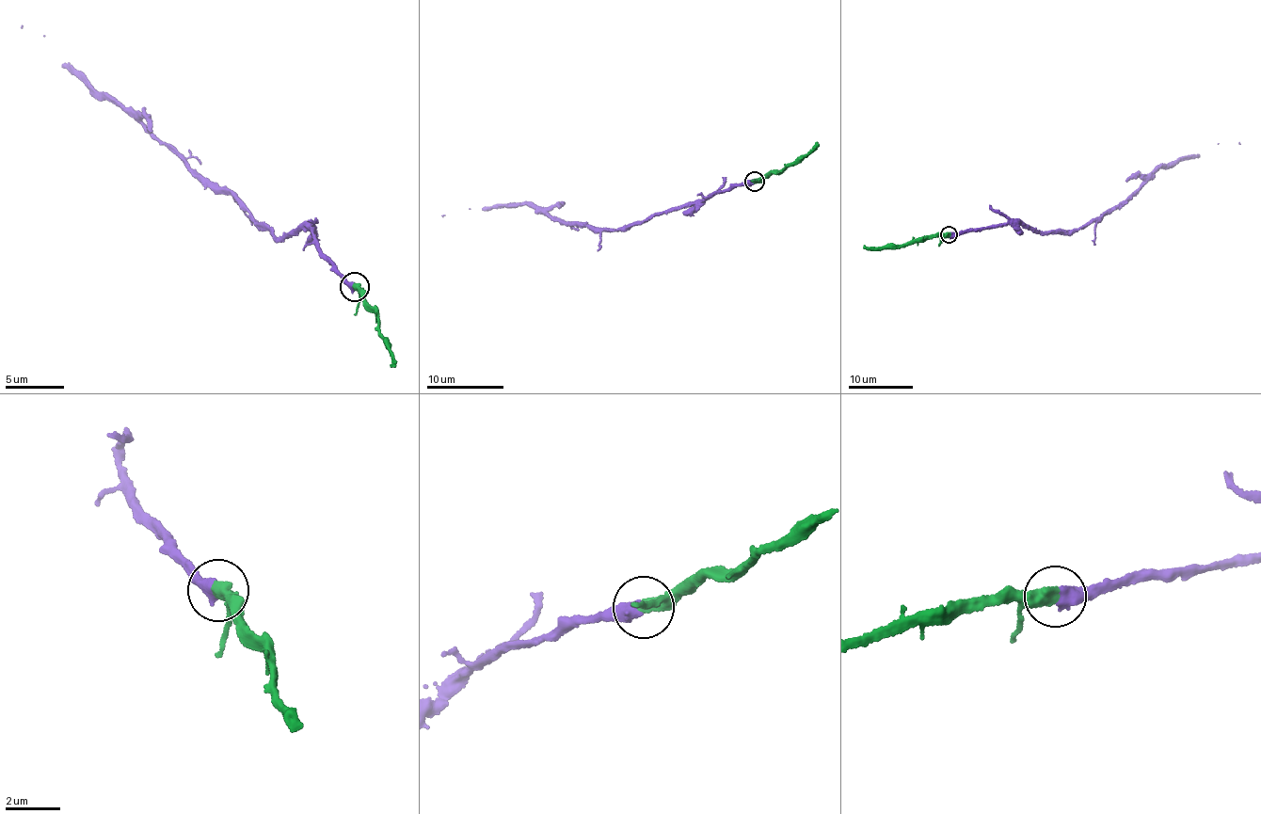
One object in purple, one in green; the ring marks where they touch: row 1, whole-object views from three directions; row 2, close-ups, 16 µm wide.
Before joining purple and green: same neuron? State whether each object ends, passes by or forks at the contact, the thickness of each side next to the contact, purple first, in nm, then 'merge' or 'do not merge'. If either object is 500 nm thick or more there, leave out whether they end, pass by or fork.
500 nm thick on the purple side, 500 nm on the other; merge

